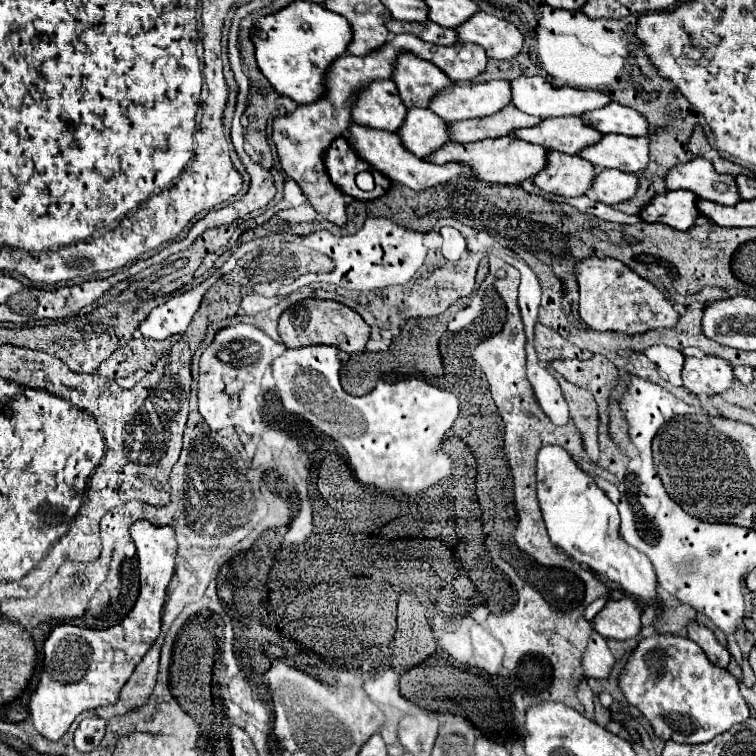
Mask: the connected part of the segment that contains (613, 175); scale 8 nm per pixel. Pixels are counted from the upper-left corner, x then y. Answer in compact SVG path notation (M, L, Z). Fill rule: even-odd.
M604 168L594 178L594 184L592 184L594 192L598 194L598 200L608 206L632 200L638 192L638 186L640 186L640 180L636 174L608 170L608 168Z

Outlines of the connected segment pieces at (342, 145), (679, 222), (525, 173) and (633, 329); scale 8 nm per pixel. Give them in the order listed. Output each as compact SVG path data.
M344 136L336 138L330 148L326 150L324 156L324 166L330 174L330 180L348 196L358 198L358 200L376 200L380 196L384 196L384 192L390 186L388 176L384 174L374 174L376 178L376 188L372 192L364 192L356 186L356 174L362 170L368 170L368 164L364 164L364 160L360 160L360 156L356 156L356 152L352 152L348 140Z
M674 190L662 196L656 196L640 214L646 222L662 222L676 230L688 230L700 218L700 210L696 208L698 196L692 192Z
M502 136L494 140L480 140L474 144L456 144L448 142L438 152L428 156L430 162L464 162L472 168L472 176L484 182L492 184L520 184L524 180L532 180L536 172L544 170L544 164L548 164L548 150L540 148L538 144L528 144L526 140L520 140L516 136Z
M596 256L576 264L576 278L580 288L580 318L598 332L624 332L628 336L644 334L648 330L674 328L680 314L674 310L672 302L662 296L662 292L632 272L626 264L614 258L600 260Z

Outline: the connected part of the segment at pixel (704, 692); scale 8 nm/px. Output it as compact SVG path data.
M654 634L640 640L636 650L630 654L620 678L620 690L628 706L634 706L642 712L644 718L652 724L656 736L664 740L674 740L682 744L702 744L710 742L714 736L730 730L734 724L744 722L750 716L750 708L740 694L740 682L726 668L716 668L704 656L704 650L686 636L668 636Z

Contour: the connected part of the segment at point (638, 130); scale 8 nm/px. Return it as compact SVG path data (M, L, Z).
M612 102L594 112L586 112L582 118L586 124L592 124L602 134L648 136L648 120L644 120L640 112L618 102Z

